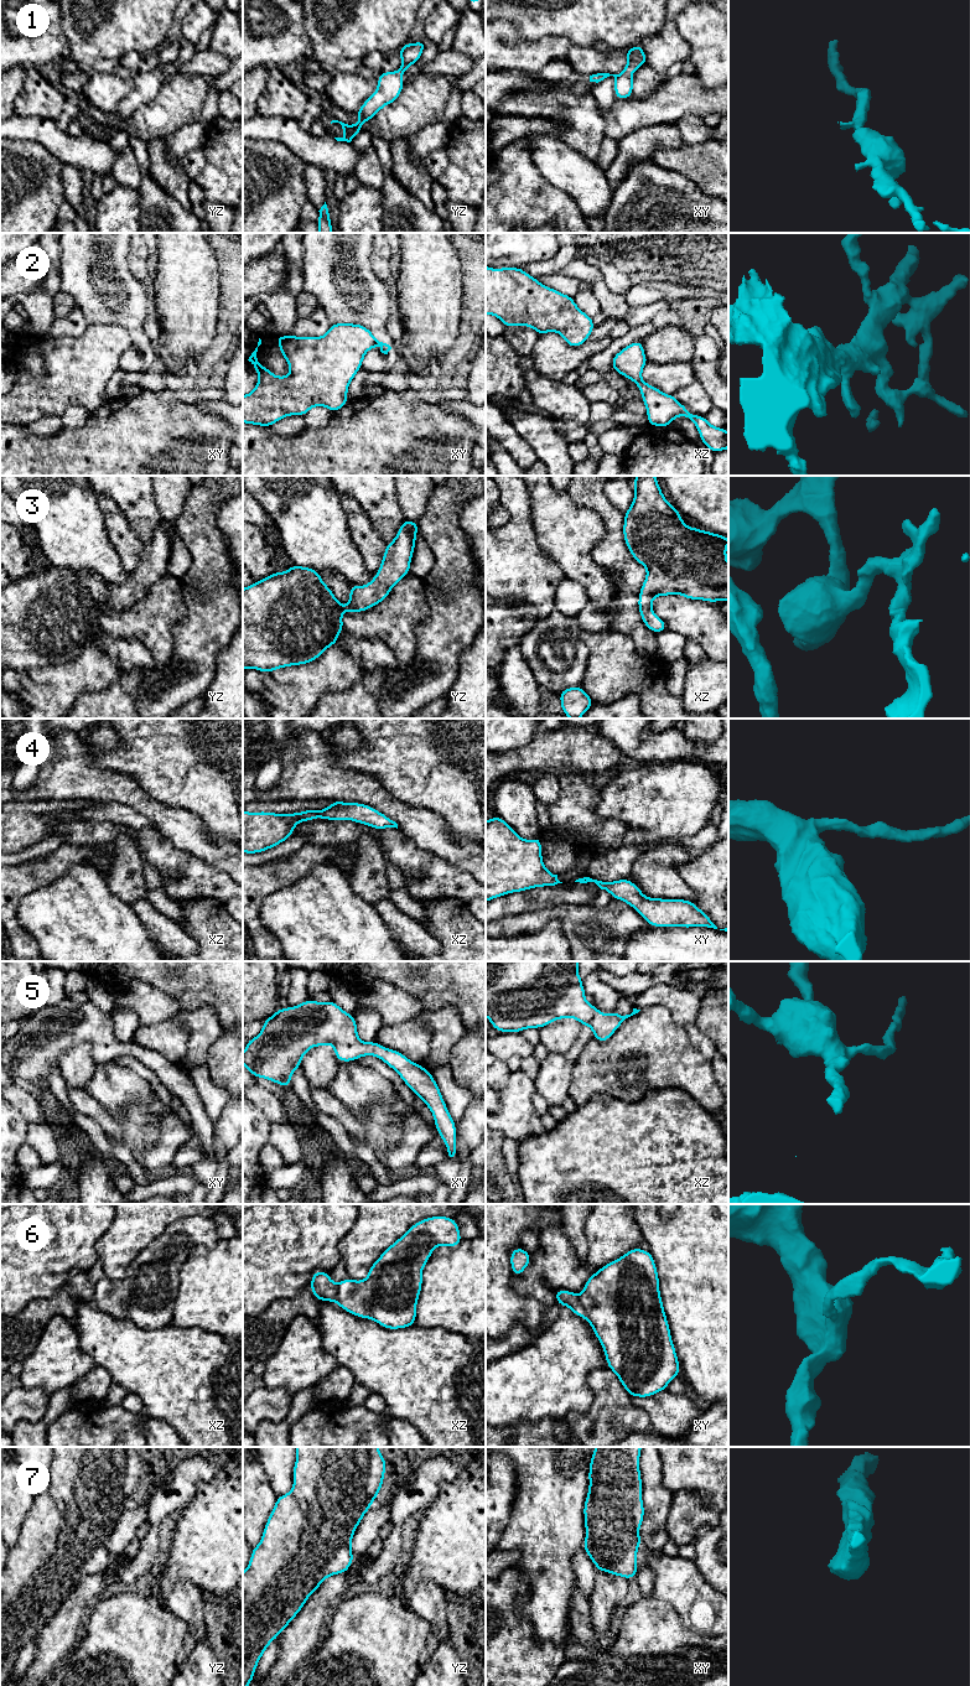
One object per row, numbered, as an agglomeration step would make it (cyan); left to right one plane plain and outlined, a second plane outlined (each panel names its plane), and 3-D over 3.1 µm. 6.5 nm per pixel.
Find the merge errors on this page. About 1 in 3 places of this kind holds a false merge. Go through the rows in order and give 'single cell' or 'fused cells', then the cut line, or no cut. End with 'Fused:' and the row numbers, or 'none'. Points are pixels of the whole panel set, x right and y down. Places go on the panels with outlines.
1: single cell; no cut
2: single cell; no cut
3: single cell; no cut
4: single cell; no cut
5: single cell; no cut
6: fused cells; cut in xy along (577, 1295), (587, 1318)
7: single cell; no cut
Fused: 6

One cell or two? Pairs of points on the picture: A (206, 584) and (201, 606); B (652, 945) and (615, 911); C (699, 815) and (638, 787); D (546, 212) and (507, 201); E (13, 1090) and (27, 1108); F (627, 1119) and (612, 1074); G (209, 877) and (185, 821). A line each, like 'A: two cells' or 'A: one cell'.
A: one cell
B: two cells
C: one cell
D: one cell
E: one cell
F: two cells
G: two cells

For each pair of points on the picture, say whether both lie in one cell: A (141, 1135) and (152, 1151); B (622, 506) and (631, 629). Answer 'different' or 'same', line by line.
A: different
B: different

